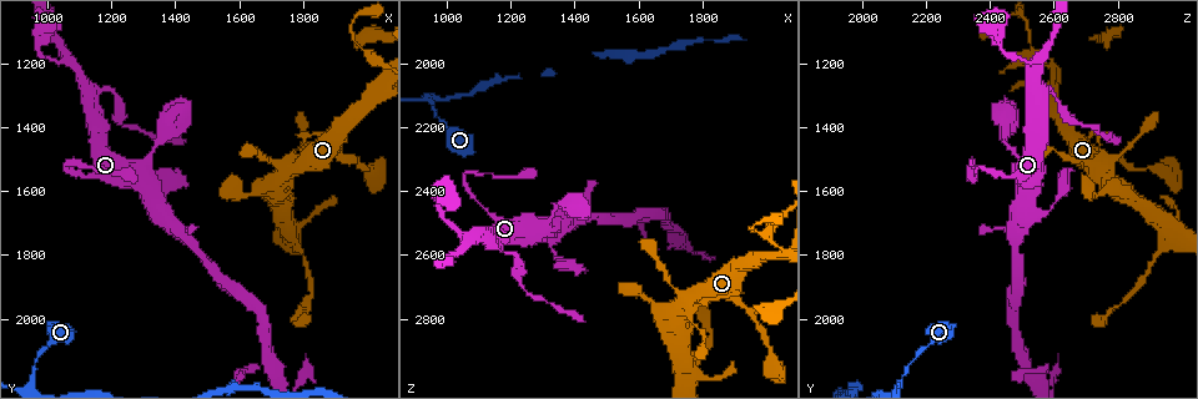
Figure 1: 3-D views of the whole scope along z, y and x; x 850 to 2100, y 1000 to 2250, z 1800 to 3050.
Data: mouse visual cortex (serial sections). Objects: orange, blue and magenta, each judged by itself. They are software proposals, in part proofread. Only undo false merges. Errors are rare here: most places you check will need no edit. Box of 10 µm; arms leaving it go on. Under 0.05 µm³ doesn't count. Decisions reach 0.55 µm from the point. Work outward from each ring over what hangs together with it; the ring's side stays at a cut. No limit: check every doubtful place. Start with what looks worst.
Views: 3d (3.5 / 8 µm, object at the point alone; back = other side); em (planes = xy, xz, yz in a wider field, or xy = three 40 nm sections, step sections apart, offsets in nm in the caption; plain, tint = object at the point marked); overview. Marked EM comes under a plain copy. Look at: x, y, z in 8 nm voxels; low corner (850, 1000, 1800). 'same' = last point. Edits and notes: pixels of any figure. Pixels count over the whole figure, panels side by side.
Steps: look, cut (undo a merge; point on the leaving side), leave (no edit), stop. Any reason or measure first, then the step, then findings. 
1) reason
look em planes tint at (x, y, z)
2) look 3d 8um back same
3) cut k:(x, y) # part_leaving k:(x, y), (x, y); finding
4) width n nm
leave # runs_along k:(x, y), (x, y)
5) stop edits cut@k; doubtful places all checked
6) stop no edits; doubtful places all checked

look 3d 8um at (960, 2150, 2140)

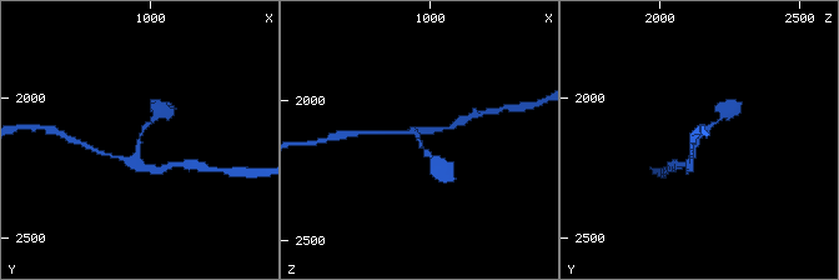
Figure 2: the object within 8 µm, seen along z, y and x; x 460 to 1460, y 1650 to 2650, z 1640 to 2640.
look 3d 3.5um back same

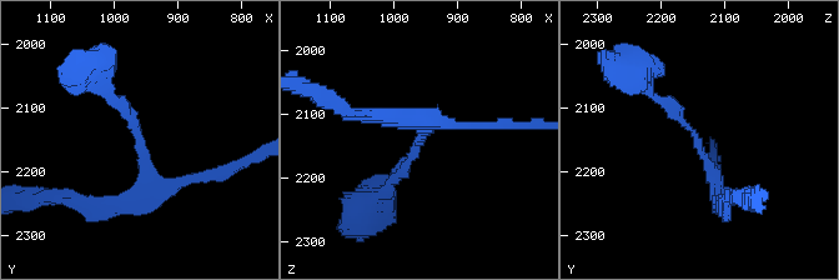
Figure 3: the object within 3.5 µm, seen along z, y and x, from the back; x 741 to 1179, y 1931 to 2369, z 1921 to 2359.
arms 3; arm_widths 150, 150, 200 nm; need the tissue
look em xy step 1 tint at (960, 2150, 2140)

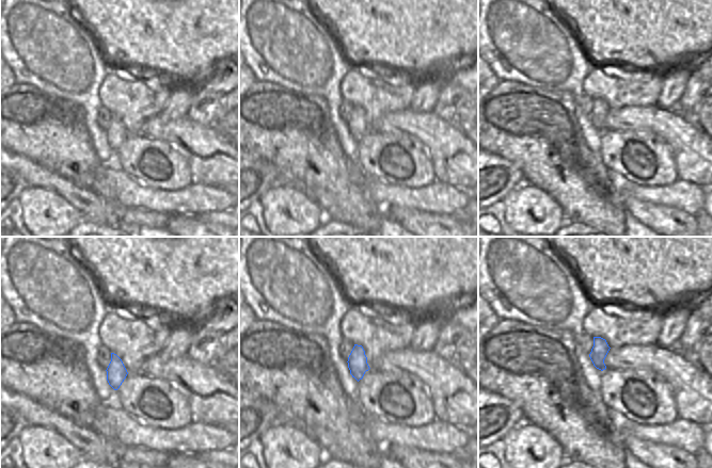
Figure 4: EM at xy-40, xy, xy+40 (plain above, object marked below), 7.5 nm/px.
leave # continuous, no second cell

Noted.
three-way junction
look 3d 8um back at (1130, 1310, 2550)

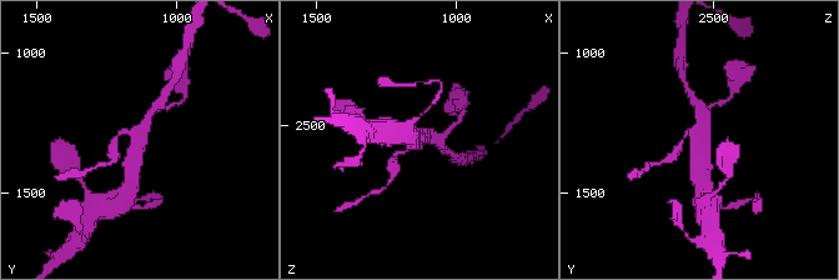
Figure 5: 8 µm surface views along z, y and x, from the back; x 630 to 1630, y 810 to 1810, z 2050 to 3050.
look 3d 3.5um same

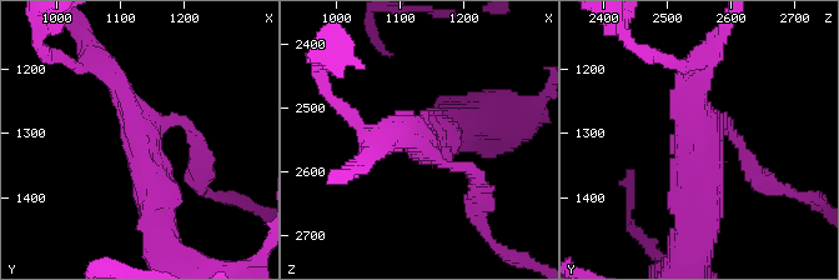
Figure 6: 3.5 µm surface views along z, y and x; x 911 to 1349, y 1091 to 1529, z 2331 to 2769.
arms 3; arm_widths 150, 300, 500 nm
leave # runs_along 6:(157, 215), (142, 135), (104, 66); continuous, no second cell

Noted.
a narrow waist
look 3d 3.5um at (2000, 1170, 2530)

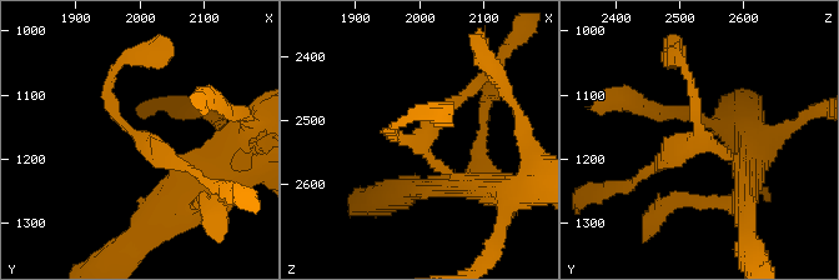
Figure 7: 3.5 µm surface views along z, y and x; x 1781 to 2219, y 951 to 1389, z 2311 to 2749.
arms 3; arm_widths 150, 200, 250 nm; shape alone is not enough
look em xy step 1 tint at (2010, 1175, 2540)

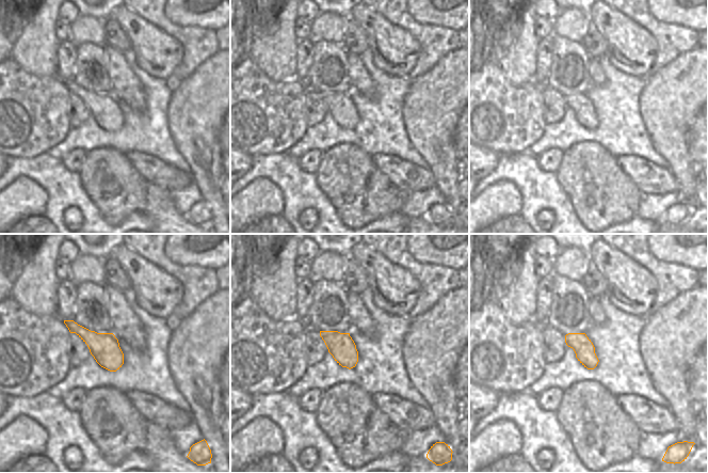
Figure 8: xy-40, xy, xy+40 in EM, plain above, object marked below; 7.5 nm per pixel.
leave # runs_along 7:(189, 183), (116, 118), (111, 75); one cell here

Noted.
stop no edits; doubtful places all checked

